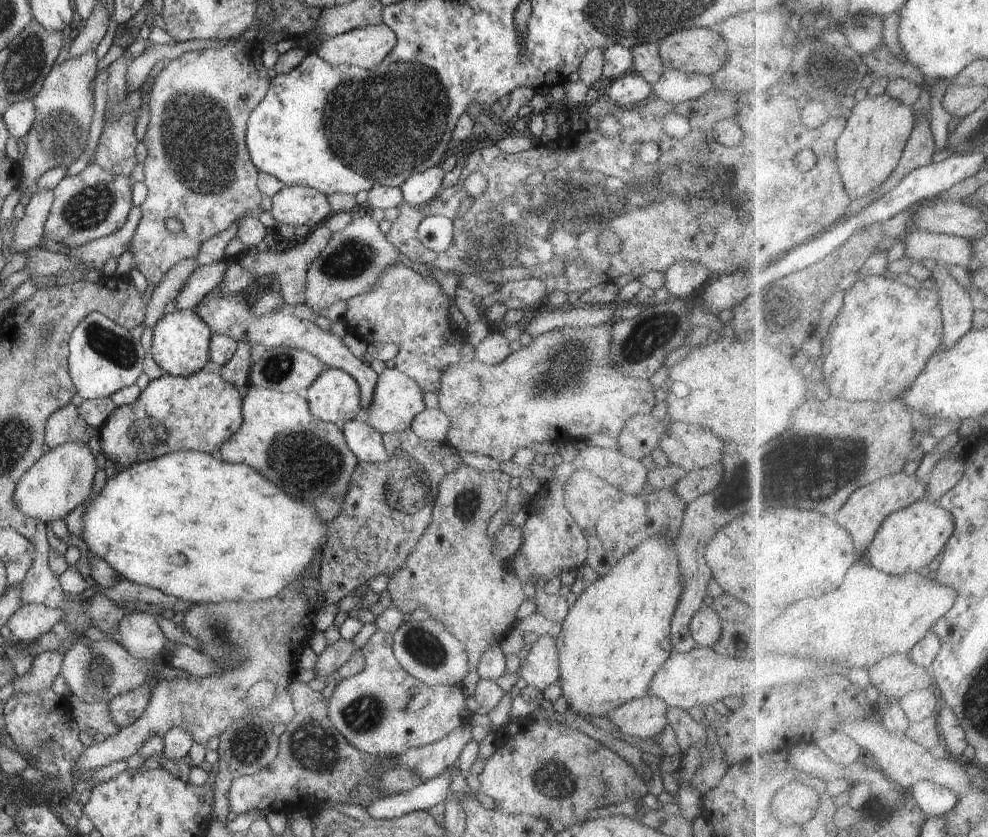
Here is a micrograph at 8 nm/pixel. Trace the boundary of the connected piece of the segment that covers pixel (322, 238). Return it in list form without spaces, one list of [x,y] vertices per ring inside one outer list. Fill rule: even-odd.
[[[324,222],[318,224],[313,228],[308,236],[301,240],[298,246],[288,250],[288,252],[272,253],[272,252],[258,252],[255,249],[249,250],[244,256],[240,256],[240,266],[250,272],[253,277],[264,276],[267,274],[274,274],[282,285],[281,296],[284,298],[286,304],[290,306],[300,306],[306,302],[304,292],[306,292],[306,274],[308,268],[314,263],[314,260],[320,256],[320,252],[328,245],[328,240],[332,238],[332,232],[324,226]]]

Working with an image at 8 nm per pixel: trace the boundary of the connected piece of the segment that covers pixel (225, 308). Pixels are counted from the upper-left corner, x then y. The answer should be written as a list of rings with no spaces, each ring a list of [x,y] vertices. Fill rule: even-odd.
[[[216,286],[210,290],[194,308],[200,319],[210,328],[211,334],[230,336],[234,341],[244,341],[248,344],[262,344],[266,349],[276,347],[289,347],[297,350],[304,350],[316,356],[322,364],[329,368],[338,368],[350,374],[357,381],[360,388],[361,408],[367,411],[374,400],[374,388],[378,384],[378,374],[372,371],[370,363],[364,363],[356,358],[343,340],[330,331],[322,330],[315,323],[308,320],[300,320],[294,314],[282,314],[279,309],[272,310],[270,314],[256,316],[252,307],[248,304],[248,298],[244,294],[222,294],[222,290]]]

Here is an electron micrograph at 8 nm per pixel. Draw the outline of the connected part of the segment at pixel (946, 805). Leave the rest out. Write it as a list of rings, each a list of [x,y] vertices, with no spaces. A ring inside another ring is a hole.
[[[929,779],[916,784],[910,793],[929,817],[933,815],[946,816],[955,810],[960,802],[960,798],[954,790]]]

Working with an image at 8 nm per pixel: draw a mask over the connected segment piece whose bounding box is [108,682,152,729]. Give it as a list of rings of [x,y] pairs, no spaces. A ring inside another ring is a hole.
[[[144,682],[139,688],[114,696],[110,701],[110,718],[122,729],[140,719],[144,715],[151,696],[150,684]]]

